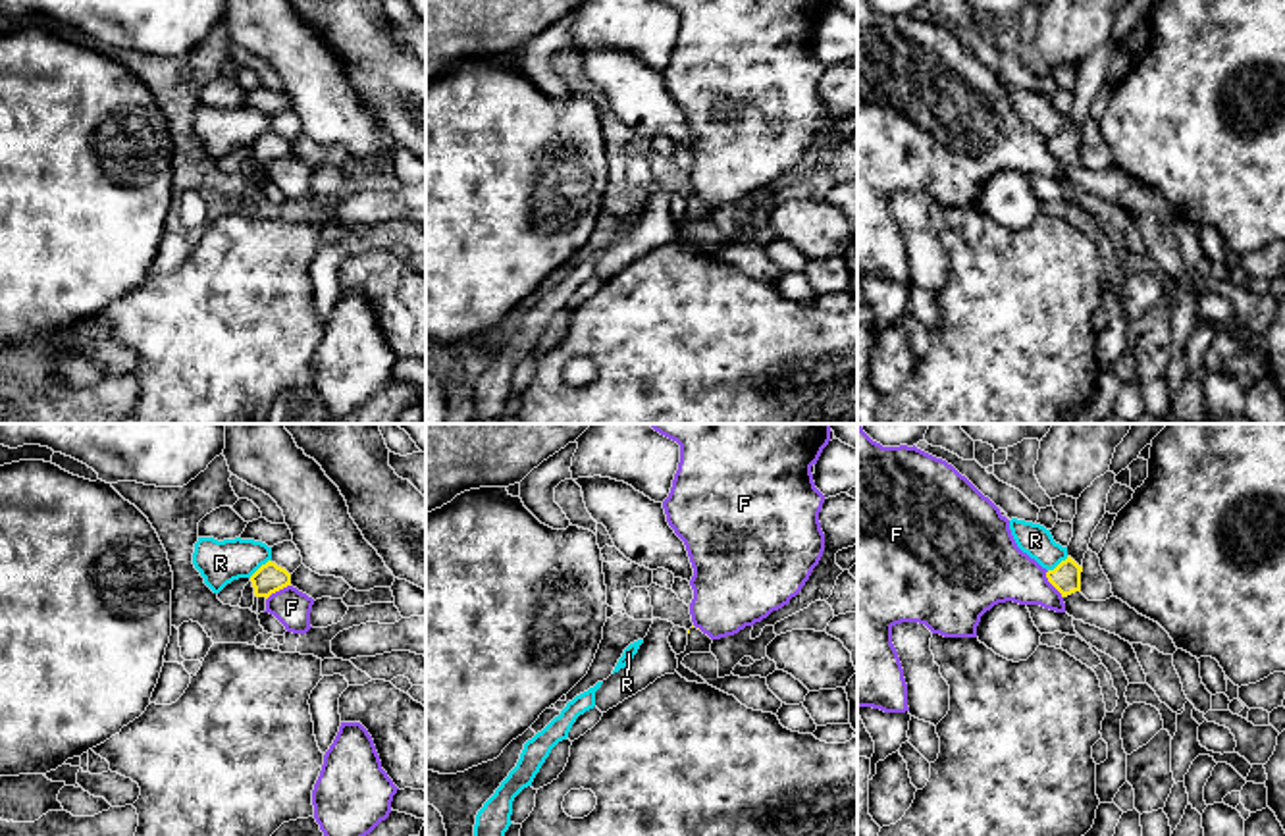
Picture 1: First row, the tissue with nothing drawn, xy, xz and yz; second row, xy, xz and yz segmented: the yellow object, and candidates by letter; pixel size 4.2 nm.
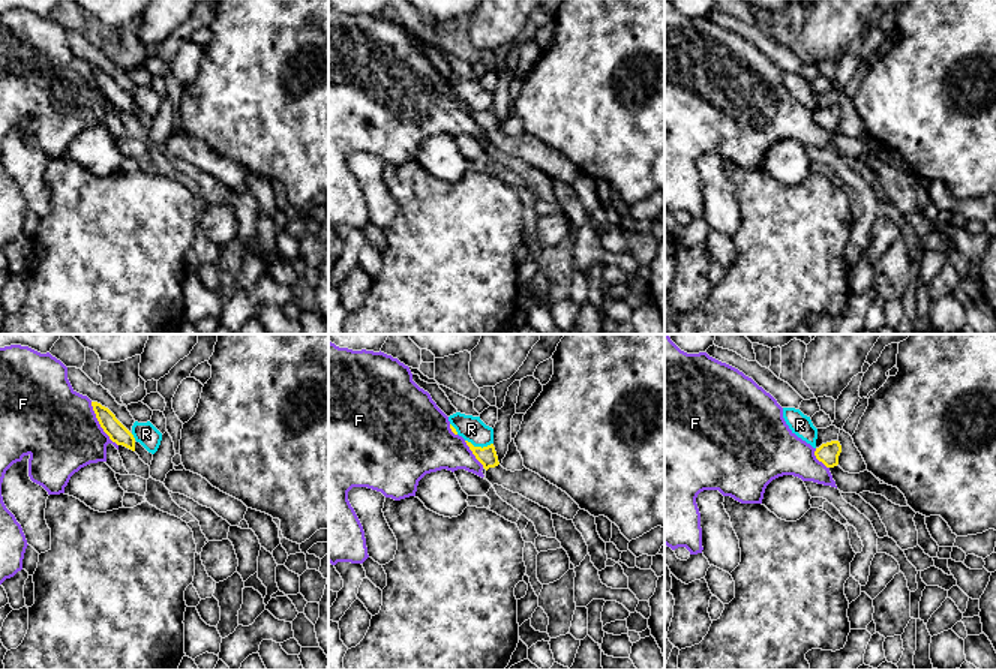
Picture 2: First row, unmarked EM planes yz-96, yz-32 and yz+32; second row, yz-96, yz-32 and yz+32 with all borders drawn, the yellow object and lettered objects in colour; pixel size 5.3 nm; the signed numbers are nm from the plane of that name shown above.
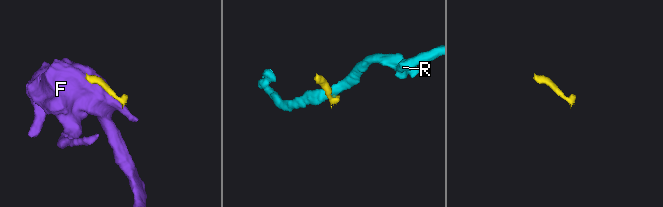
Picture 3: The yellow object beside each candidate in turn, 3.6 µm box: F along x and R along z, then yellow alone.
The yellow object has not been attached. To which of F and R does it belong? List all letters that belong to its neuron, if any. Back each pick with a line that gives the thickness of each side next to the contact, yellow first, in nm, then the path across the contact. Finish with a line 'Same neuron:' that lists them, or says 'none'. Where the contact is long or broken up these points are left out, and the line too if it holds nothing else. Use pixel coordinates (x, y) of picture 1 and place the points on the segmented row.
Same neuron: none

